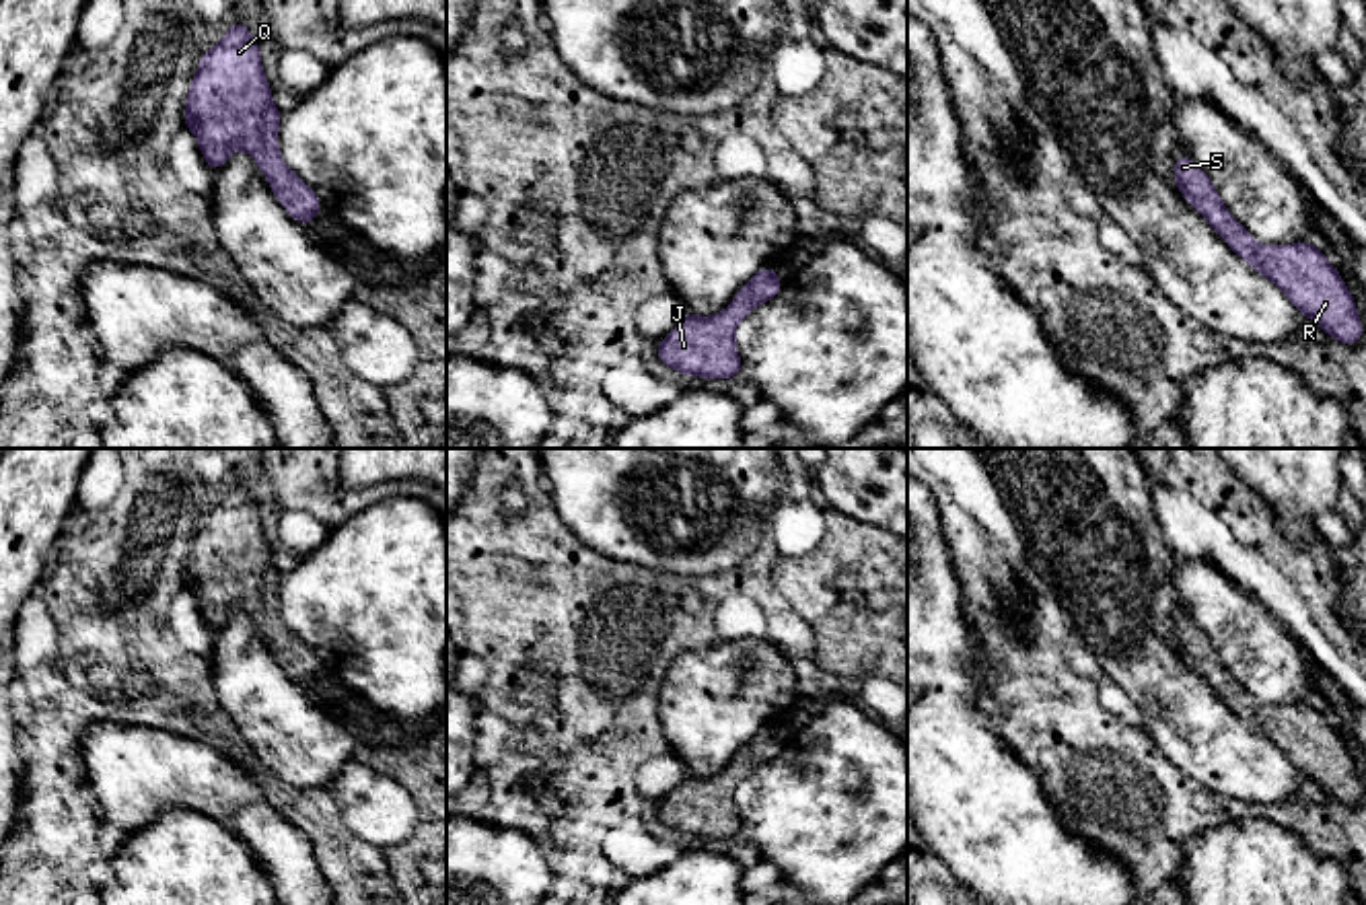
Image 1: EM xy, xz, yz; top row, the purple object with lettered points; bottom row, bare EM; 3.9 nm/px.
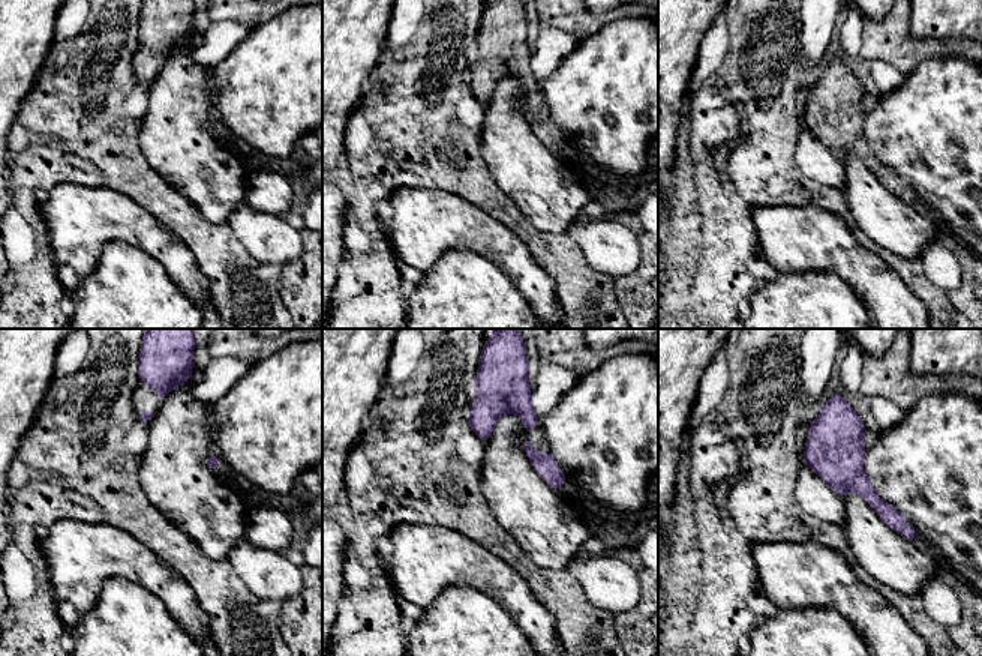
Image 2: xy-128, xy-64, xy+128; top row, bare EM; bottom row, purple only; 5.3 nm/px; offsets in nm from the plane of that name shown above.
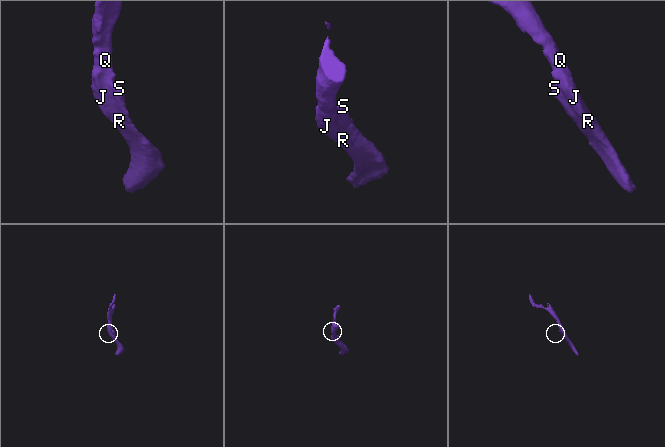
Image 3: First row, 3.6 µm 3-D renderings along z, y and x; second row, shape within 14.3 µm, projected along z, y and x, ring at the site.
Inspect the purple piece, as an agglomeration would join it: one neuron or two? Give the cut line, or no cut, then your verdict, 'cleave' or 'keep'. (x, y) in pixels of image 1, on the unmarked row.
cut none; keep

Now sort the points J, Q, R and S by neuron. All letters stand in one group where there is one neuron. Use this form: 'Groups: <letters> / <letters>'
Groups: J Q R S

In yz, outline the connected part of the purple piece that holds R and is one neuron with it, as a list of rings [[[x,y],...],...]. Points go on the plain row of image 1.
[[[1177,615],[1175,642],[1183,658],[1253,730],[1271,740],[1290,763],[1325,794],[1354,806],[1362,798],[1362,782],[1352,753],[1339,732],[1310,703],[1259,705],[1222,664],[1210,638],[1185,615]]]

